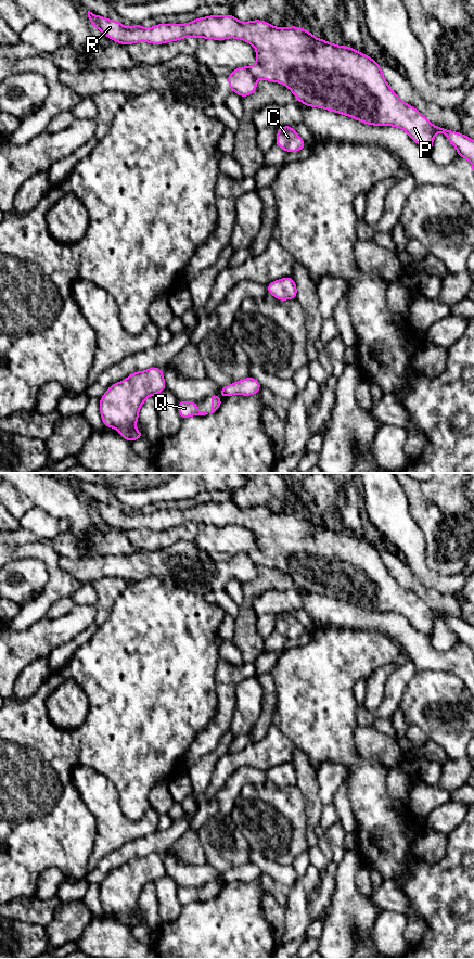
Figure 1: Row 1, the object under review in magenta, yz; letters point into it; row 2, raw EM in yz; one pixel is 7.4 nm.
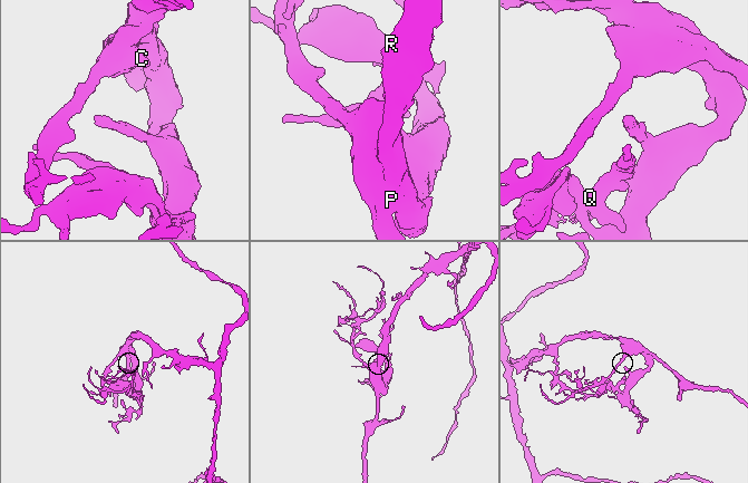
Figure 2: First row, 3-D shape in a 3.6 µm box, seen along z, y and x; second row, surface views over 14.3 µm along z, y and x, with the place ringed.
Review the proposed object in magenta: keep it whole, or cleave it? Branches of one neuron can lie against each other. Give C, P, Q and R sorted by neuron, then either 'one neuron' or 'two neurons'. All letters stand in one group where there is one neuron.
C / P Q R | two neurons

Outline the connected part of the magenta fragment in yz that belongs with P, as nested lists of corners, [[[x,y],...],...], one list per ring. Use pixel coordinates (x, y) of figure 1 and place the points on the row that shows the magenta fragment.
[[[88,11],[90,24],[108,39],[125,47],[138,42],[164,44],[187,37],[194,39],[228,38],[244,40],[256,50],[256,63],[249,68],[256,79],[261,78],[287,87],[294,97],[309,107],[324,108],[351,117],[371,126],[393,126],[402,129],[412,141],[432,155],[435,138],[434,125],[414,106],[402,101],[386,81],[382,66],[371,56],[346,46],[326,42],[298,26],[274,27],[267,21],[240,22],[233,14],[196,17],[185,24],[157,24],[149,28],[134,24],[126,28],[121,22],[113,21]]]

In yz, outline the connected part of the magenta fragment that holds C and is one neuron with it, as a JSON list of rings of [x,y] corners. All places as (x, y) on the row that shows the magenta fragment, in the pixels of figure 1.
[[[291,125],[278,127],[276,145],[285,152],[296,153],[303,150],[307,143],[292,128]]]

